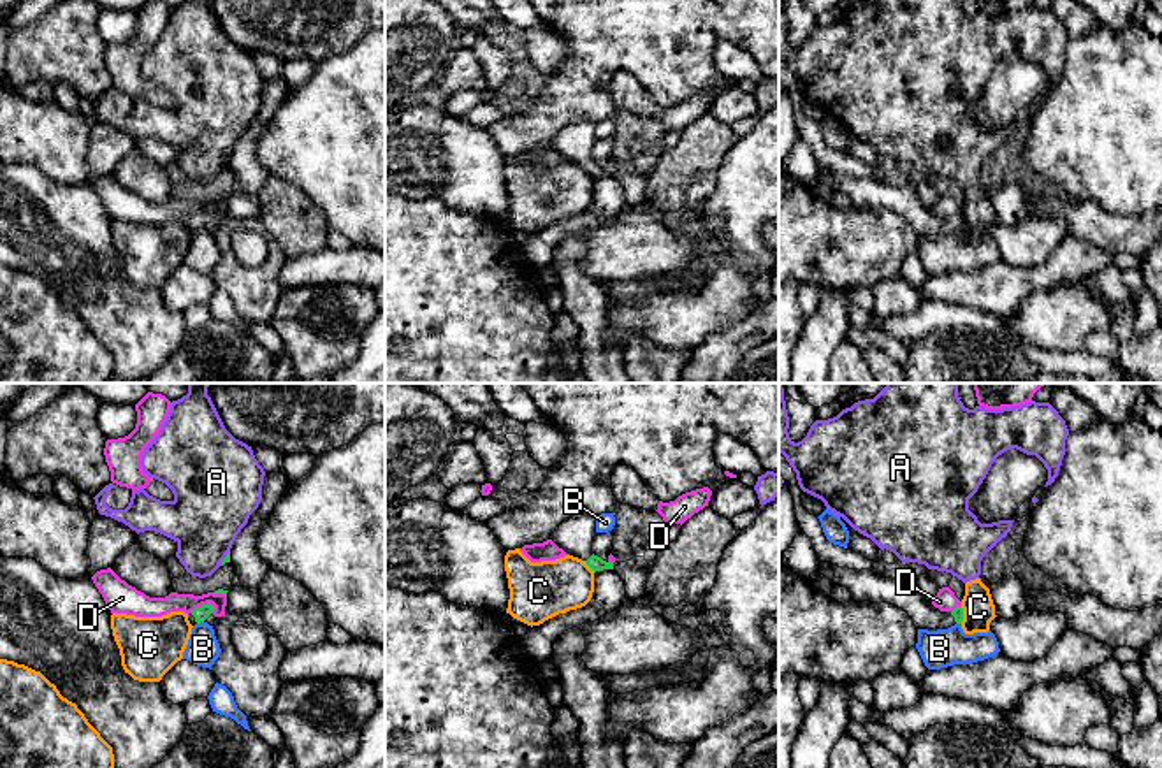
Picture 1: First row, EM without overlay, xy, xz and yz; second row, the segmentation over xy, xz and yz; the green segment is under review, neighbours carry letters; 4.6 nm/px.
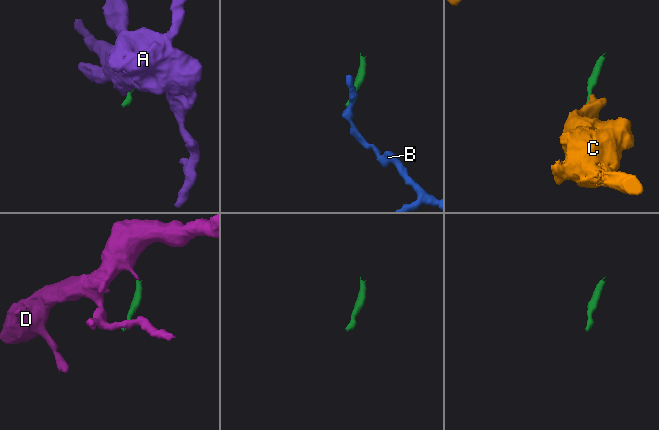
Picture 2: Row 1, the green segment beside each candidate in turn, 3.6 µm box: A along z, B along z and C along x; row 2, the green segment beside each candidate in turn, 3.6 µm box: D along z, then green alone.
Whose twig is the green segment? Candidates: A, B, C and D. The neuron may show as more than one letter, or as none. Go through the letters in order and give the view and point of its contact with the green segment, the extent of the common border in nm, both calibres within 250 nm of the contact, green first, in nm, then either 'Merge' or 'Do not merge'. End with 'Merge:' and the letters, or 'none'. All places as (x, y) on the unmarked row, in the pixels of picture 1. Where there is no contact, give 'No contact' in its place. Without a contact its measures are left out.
A: Touches green at xy (225, 164). Shared border 90 nm. Thickness 30 nm (green) against 360 nm. Do not merge
B: Touches green at xy (199, 229). Shared border 40 nm. Thickness 70 nm (green) against 150 nm. Do not merge
C: Touches green at xz (589, 173). Shared border 80 nm. Thickness 70 nm (green) against 260 nm. Do not merge
D: Touches green at xy (203, 211). Shared border 120 nm. Thickness 70 nm (green) against 100 nm. Do not merge
Merge: none

